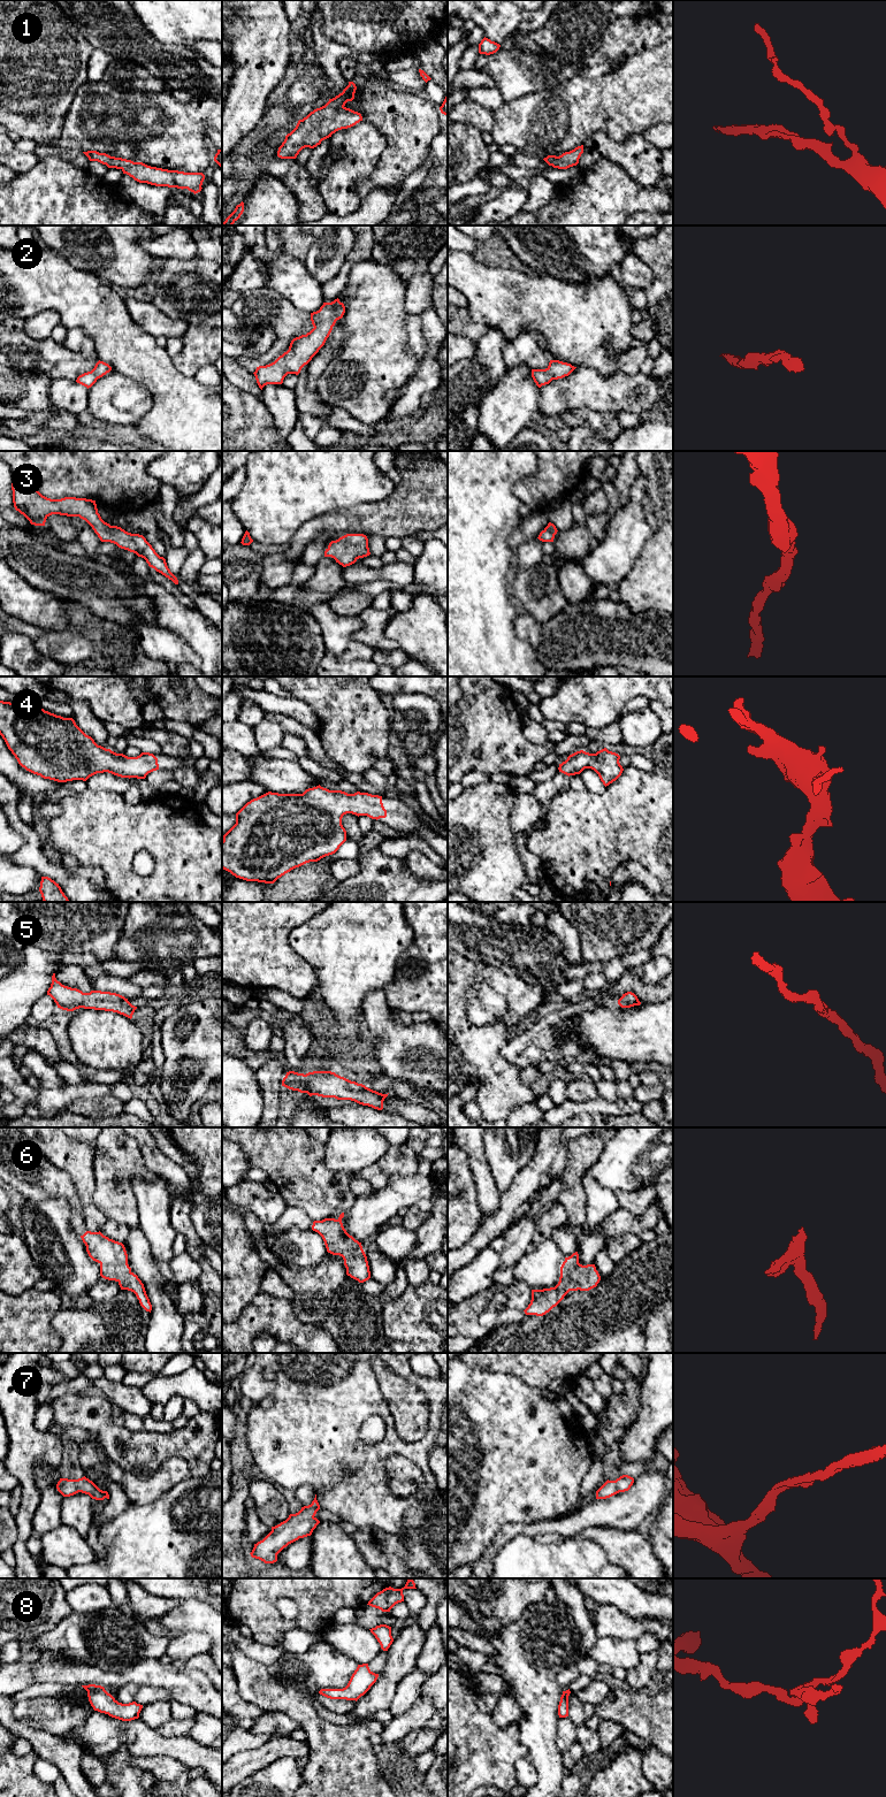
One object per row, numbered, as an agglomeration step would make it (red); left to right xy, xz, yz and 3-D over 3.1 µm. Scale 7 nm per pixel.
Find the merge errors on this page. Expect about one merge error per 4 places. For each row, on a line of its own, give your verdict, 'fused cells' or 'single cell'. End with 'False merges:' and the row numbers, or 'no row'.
1: single cell
2: single cell
3: single cell
4: single cell
5: single cell
6: single cell
7: single cell
8: single cell
False merges: no row

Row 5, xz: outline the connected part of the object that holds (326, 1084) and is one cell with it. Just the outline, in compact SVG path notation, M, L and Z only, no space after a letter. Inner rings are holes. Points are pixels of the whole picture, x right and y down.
M289 1071L282 1080L282 1086L300 1093L307 1093L310 1096L351 1100L377 1110L383 1109L383 1101L389 1094L373 1091L362 1084L351 1081L331 1071L313 1071L306 1075Z

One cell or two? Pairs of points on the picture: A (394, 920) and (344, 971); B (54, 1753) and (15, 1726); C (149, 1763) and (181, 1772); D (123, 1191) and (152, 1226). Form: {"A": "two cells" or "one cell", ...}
{"A": "one cell", "B": "one cell", "C": "one cell", "D": "two cells"}

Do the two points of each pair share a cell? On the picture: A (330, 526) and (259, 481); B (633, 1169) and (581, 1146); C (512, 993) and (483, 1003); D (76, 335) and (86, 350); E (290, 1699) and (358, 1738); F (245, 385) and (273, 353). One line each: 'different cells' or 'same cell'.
A: different cells
B: different cells
C: different cells
D: same cell
E: same cell
F: different cells

